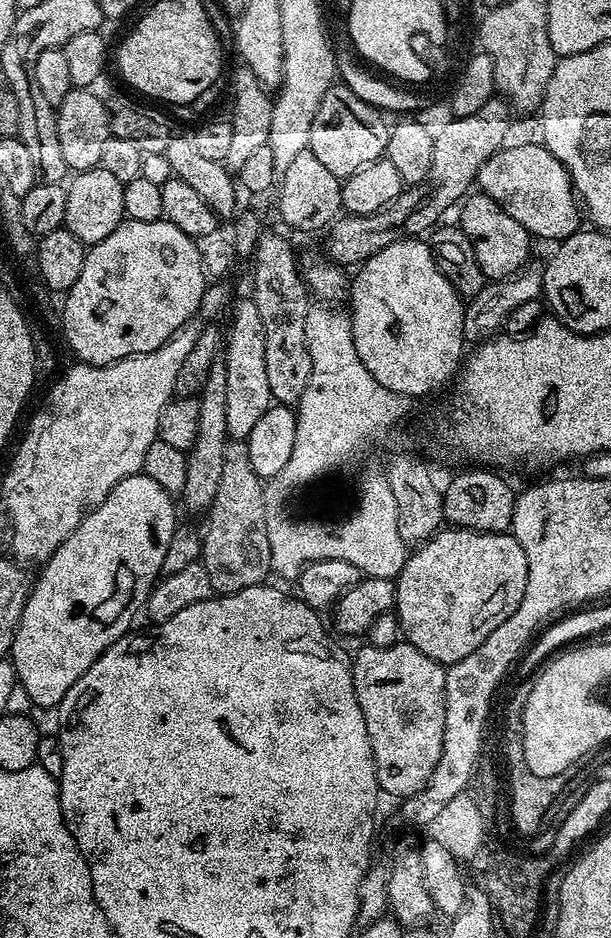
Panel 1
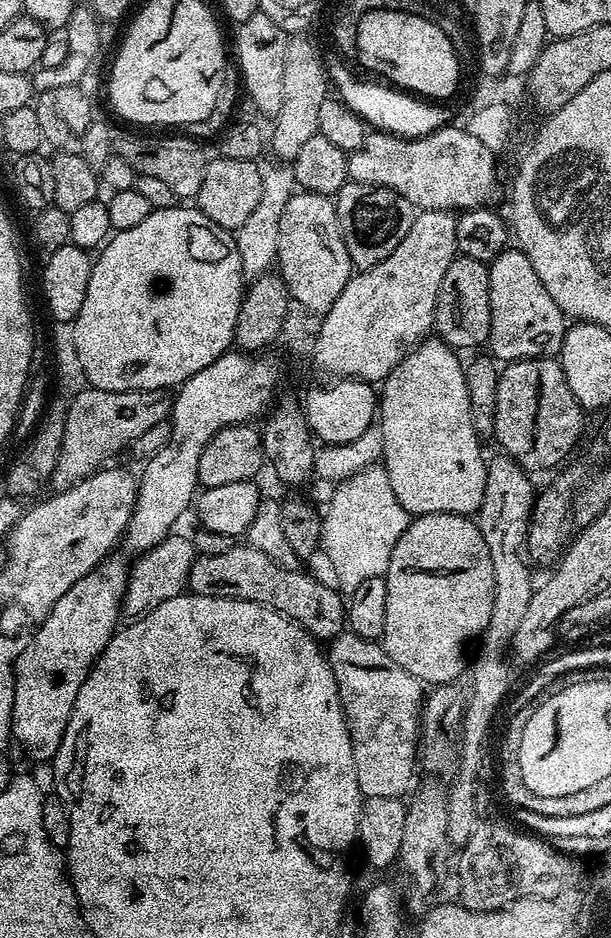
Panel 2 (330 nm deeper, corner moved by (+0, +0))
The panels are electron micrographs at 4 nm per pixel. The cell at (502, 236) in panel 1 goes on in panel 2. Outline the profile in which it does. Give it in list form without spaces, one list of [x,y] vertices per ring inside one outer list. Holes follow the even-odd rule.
[[[519,247],[505,248],[488,264],[488,281],[490,282],[490,334],[487,347],[491,355],[500,362],[559,357],[560,348],[564,345],[566,317],[564,311],[554,302],[554,298],[546,294],[546,286],[542,286],[542,278],[534,274],[534,266],[530,266],[530,258],[526,258],[526,254],[521,252]]]

